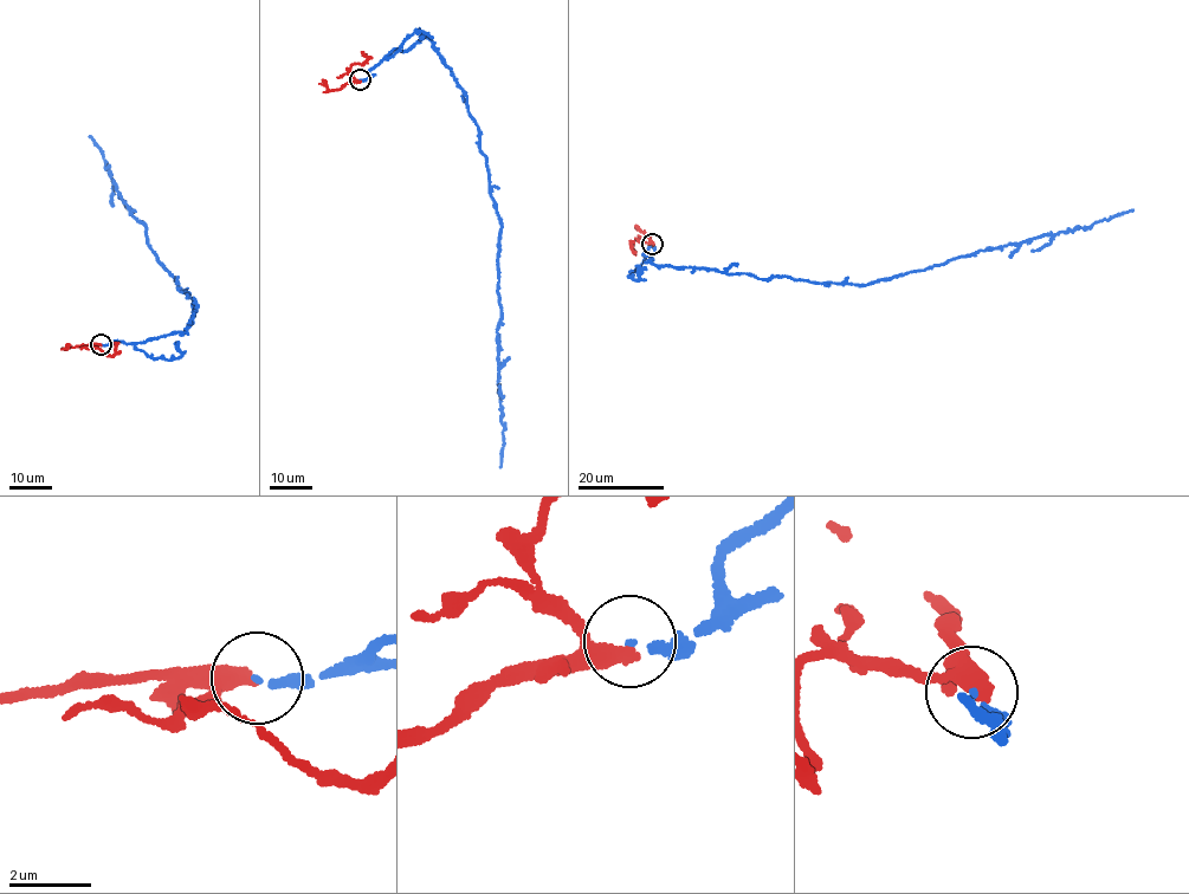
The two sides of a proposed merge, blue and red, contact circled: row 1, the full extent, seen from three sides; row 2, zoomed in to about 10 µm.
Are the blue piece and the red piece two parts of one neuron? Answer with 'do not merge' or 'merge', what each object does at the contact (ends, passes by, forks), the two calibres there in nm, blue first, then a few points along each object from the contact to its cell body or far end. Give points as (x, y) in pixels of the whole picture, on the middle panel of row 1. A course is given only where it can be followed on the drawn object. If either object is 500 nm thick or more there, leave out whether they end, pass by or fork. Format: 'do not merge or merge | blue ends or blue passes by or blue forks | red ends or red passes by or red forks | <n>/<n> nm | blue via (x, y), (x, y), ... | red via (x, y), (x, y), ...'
do not merge | blue ends | red ends | 180/400 nm | blue via (360, 79), (368, 78), (393, 50), (408, 51), (426, 38), (477, 125), (502, 233), (501, 467) | red via (360, 81), (349, 69), (354, 64), (364, 63), (366, 53)

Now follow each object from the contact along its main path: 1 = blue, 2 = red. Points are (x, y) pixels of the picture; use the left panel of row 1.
1: (101, 345), (186, 331), (195, 311), (157, 261), (147, 228), (115, 189), (89, 135)
2: (99, 344), (95, 348), (111, 355), (118, 342)

